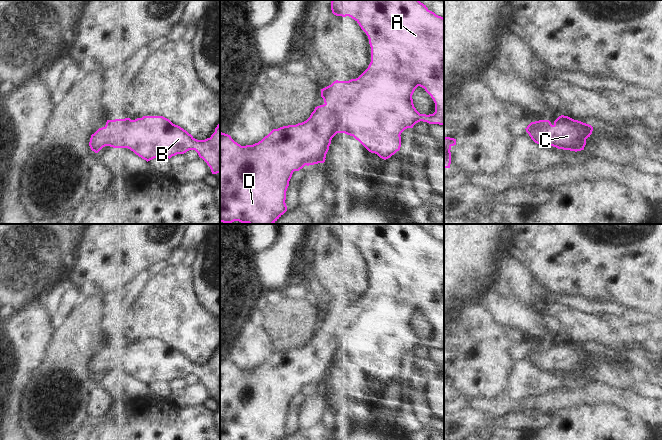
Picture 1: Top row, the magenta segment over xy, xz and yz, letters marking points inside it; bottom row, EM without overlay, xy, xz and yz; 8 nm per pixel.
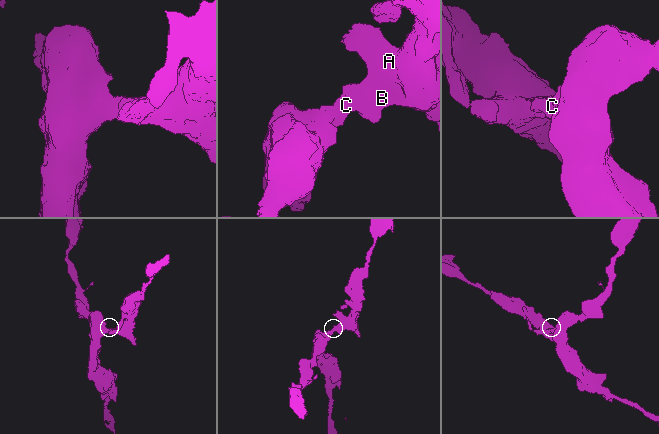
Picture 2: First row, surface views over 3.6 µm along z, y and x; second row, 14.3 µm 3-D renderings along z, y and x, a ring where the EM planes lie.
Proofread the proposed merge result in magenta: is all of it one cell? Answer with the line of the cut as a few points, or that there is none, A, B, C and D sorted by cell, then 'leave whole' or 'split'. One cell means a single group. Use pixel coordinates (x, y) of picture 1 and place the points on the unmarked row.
no cut; A B C D; leave whole

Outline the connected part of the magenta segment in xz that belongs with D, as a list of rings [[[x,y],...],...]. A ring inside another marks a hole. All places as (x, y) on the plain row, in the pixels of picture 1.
[[[332,224],[332,237],[336,240],[349,240],[354,243],[361,253],[366,257],[371,271],[371,286],[368,292],[356,303],[349,305],[334,305],[331,309],[321,313],[321,321],[324,328],[315,331],[310,341],[296,349],[283,350],[273,353],[261,365],[253,369],[241,370],[235,366],[230,359],[220,355],[220,440],[281,440],[287,435],[286,415],[289,405],[294,395],[299,395],[305,389],[314,389],[324,387],[326,378],[329,374],[332,362],[337,357],[345,357],[353,360],[358,364],[369,376],[377,378],[380,382],[386,384],[394,379],[401,371],[401,357],[407,352],[420,346],[429,348],[439,348],[444,350],[444,242],[430,235],[426,229],[419,224]],[[420,310],[431,320],[435,327],[435,336],[433,338],[420,338],[413,328],[412,319],[415,313]]]

